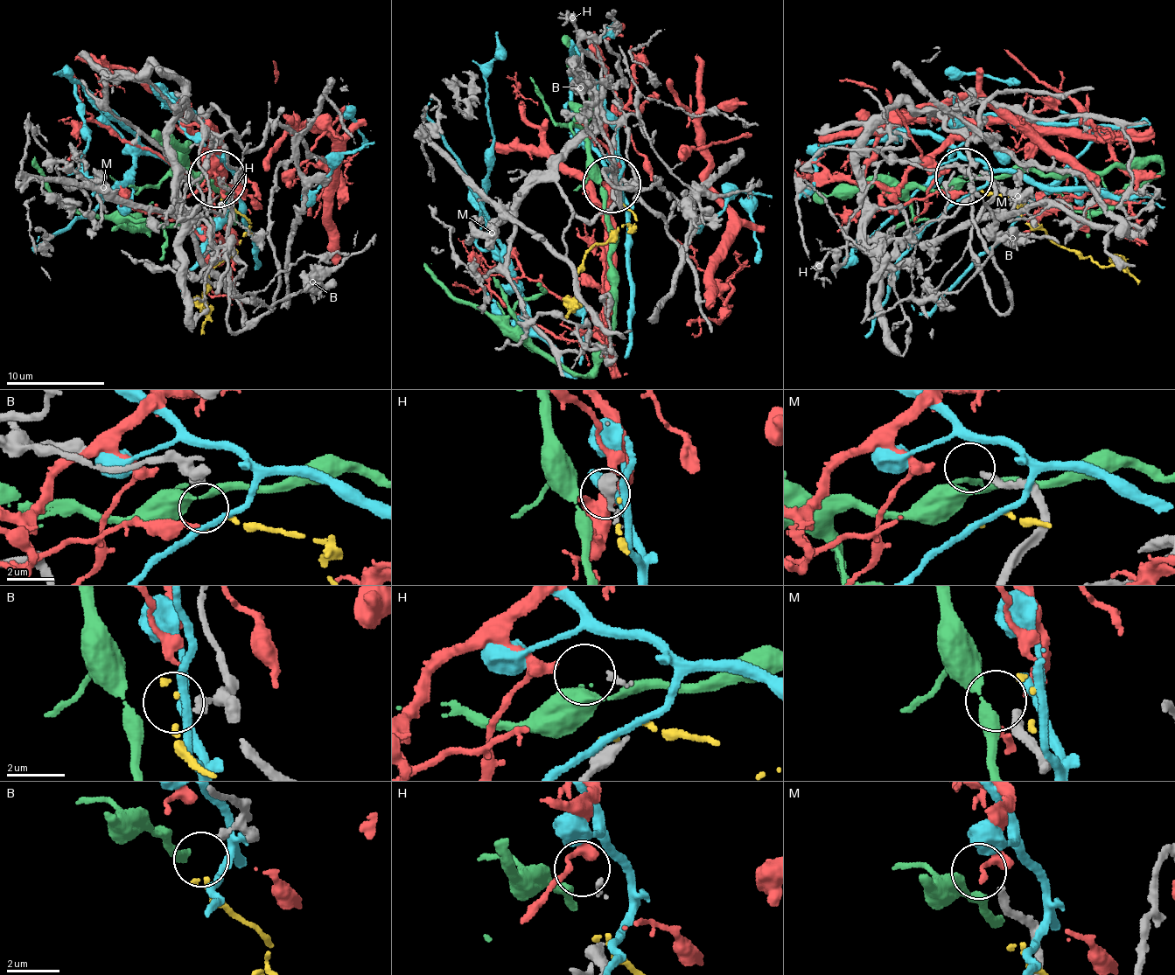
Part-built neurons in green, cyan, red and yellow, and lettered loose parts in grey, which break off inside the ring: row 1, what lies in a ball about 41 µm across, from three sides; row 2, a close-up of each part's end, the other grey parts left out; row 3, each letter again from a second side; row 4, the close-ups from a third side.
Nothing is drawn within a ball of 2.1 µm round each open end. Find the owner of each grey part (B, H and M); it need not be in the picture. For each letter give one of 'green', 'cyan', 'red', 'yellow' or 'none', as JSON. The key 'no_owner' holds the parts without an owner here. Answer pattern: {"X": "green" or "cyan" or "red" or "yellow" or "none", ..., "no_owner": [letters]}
{"B": "yellow", "H": "red", "M": "none", "no_owner": ["M"]}

